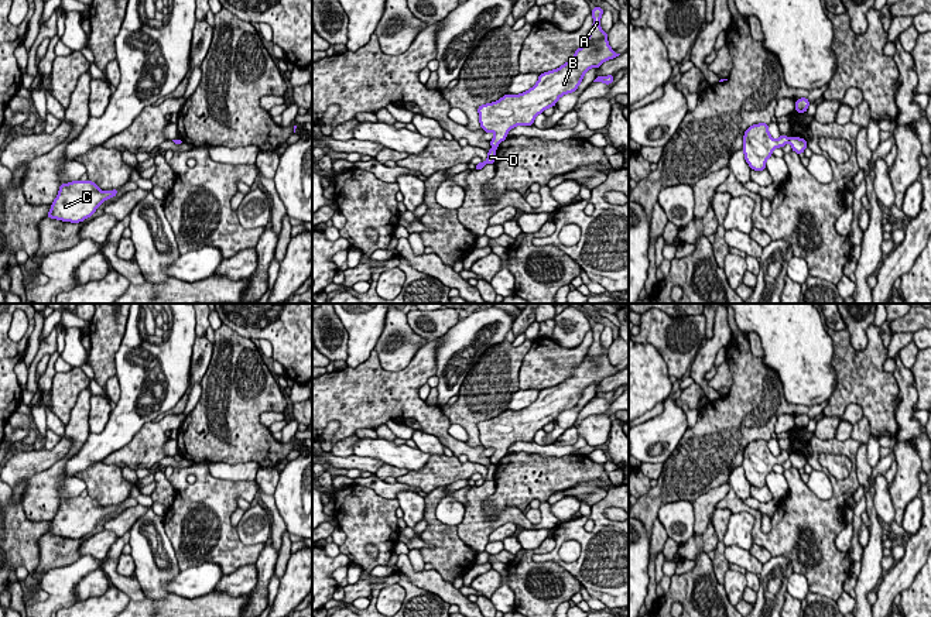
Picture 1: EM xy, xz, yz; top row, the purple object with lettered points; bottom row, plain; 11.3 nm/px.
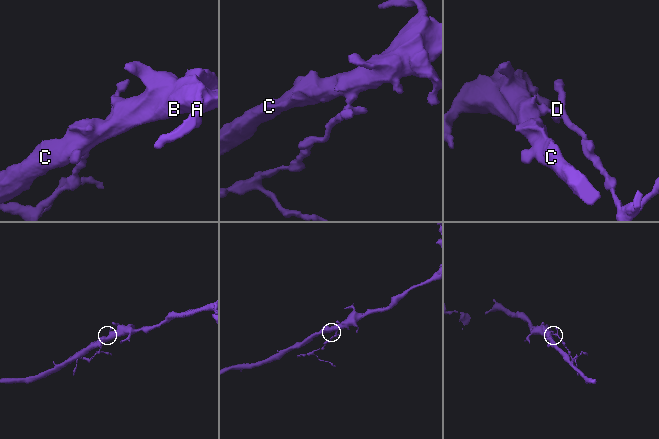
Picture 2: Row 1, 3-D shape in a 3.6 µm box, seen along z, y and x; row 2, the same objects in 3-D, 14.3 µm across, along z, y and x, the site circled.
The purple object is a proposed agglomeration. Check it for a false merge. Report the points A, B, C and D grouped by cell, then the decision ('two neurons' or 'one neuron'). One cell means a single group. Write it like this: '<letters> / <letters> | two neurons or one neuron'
A B C / D | two neurons

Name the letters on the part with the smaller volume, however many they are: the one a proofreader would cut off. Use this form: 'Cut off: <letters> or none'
Cut off: D

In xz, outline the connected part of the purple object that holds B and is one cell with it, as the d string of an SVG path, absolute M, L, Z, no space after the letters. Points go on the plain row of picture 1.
M599 322L592 326L593 342L571 377L541 390L528 407L520 411L504 411L496 418L478 424L482 446L494 449L490 456L493 465L507 455L511 445L520 441L533 442L534 435L545 425L554 424L561 412L575 408L591 384L598 385L605 377L620 371L610 364L607 349L600 345L603 328Z

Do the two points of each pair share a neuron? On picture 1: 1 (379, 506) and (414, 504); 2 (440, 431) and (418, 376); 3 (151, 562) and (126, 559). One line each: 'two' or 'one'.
1: two
2: one
3: two

